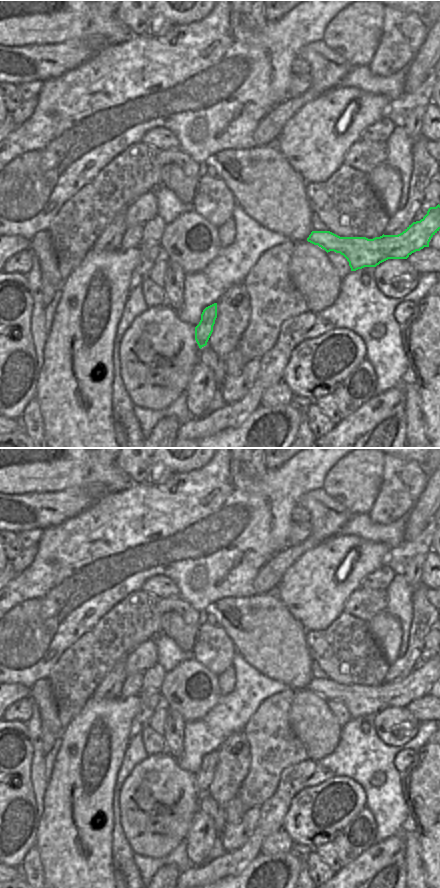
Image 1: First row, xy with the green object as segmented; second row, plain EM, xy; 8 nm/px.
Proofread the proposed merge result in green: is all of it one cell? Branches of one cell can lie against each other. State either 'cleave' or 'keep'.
cleave

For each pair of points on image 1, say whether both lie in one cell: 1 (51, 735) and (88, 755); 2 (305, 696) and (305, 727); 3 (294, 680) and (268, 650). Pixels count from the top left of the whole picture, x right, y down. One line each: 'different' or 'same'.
1: different
2: same
3: same

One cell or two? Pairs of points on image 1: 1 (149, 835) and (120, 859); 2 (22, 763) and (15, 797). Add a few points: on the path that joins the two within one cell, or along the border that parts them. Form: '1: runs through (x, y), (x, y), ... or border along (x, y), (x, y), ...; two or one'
1: border along (122, 828), (122, 833), (130, 849), (135, 854); two
2: runs through (22, 771), (23, 784), (19, 789); one

